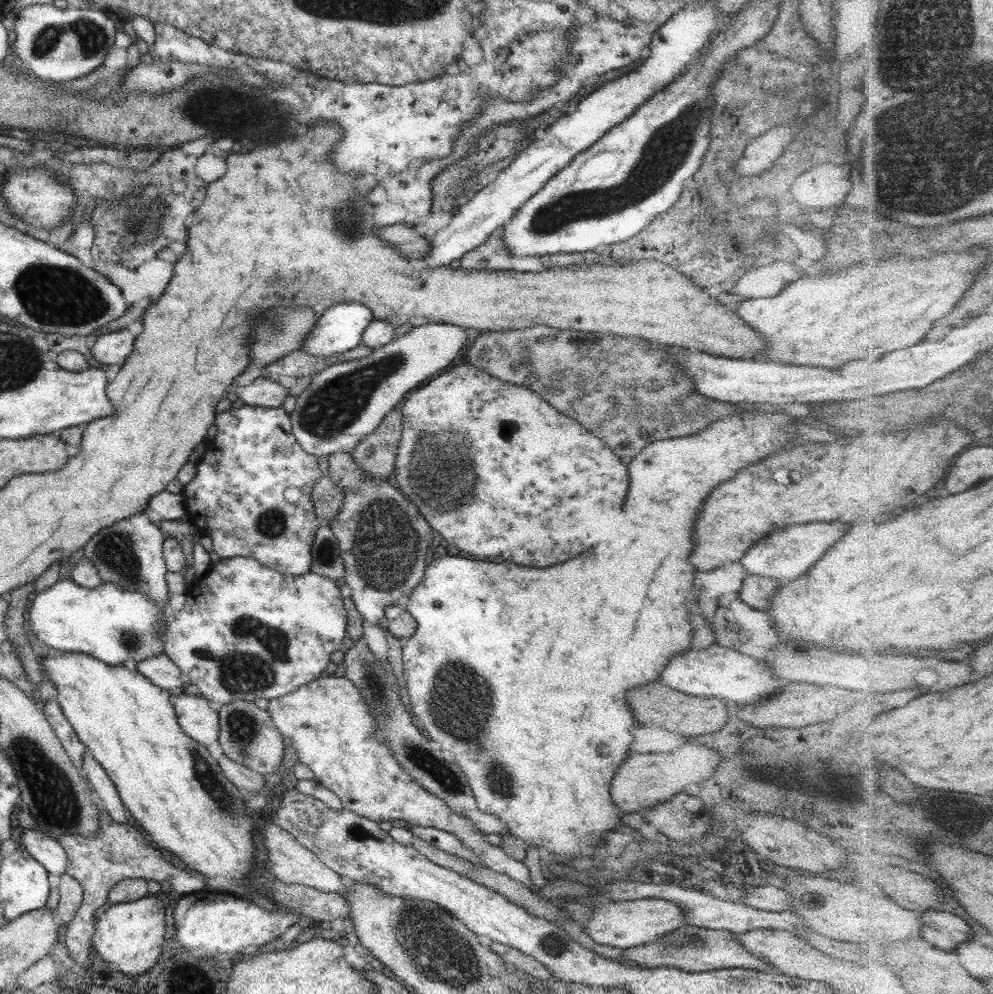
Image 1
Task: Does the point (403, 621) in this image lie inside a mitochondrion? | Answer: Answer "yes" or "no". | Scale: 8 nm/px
no

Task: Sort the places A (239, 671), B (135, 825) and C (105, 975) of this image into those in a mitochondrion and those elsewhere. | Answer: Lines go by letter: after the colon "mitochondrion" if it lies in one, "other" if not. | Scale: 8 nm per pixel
A: mitochondrion
B: other
C: other

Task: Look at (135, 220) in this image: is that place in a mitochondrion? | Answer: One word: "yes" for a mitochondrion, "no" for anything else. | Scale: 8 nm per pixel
yes

